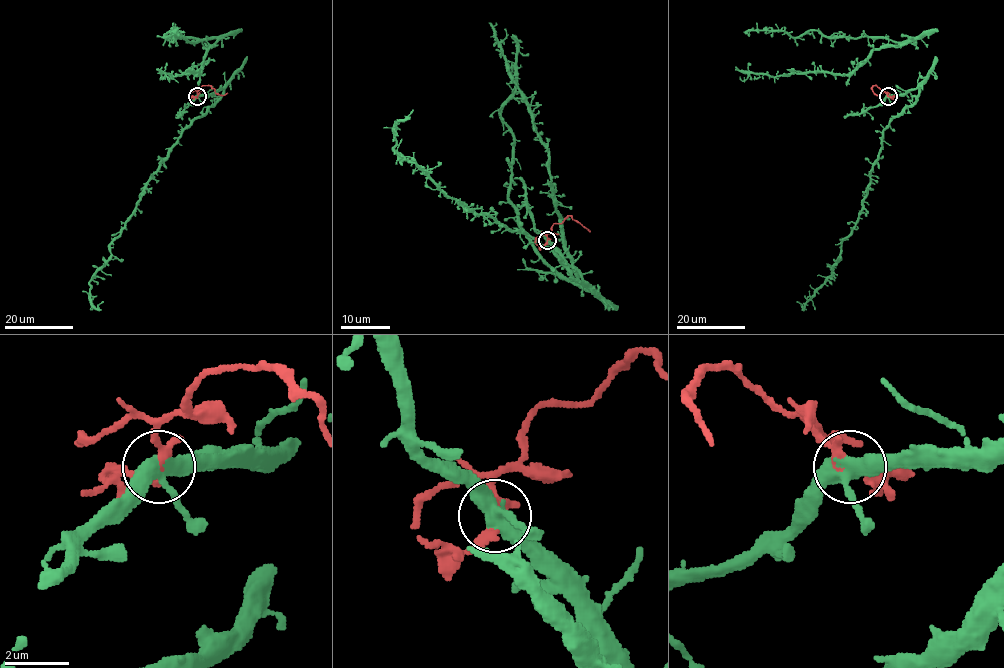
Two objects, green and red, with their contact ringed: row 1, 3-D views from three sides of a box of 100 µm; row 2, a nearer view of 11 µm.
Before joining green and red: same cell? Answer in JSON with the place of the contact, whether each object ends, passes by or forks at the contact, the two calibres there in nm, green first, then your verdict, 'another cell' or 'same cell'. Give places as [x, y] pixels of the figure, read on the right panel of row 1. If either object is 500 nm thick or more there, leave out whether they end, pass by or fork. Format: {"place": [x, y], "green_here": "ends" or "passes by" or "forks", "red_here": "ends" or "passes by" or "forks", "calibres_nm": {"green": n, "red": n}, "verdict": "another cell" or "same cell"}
{"place": [888, 96], "green_here": "forks", "red_here": "passes by", "calibres_nm": {"green": 440, "red": 240}, "verdict": "another cell"}

